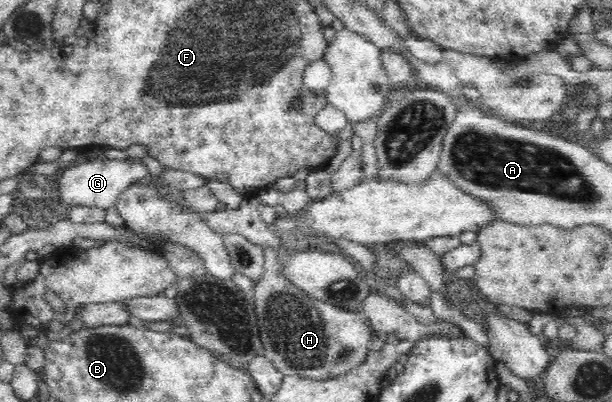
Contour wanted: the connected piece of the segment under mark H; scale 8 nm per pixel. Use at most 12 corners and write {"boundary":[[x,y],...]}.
{"boundary":[[263,250],[254,283],[264,356],[316,380],[360,366],[363,312],[310,297]]}

